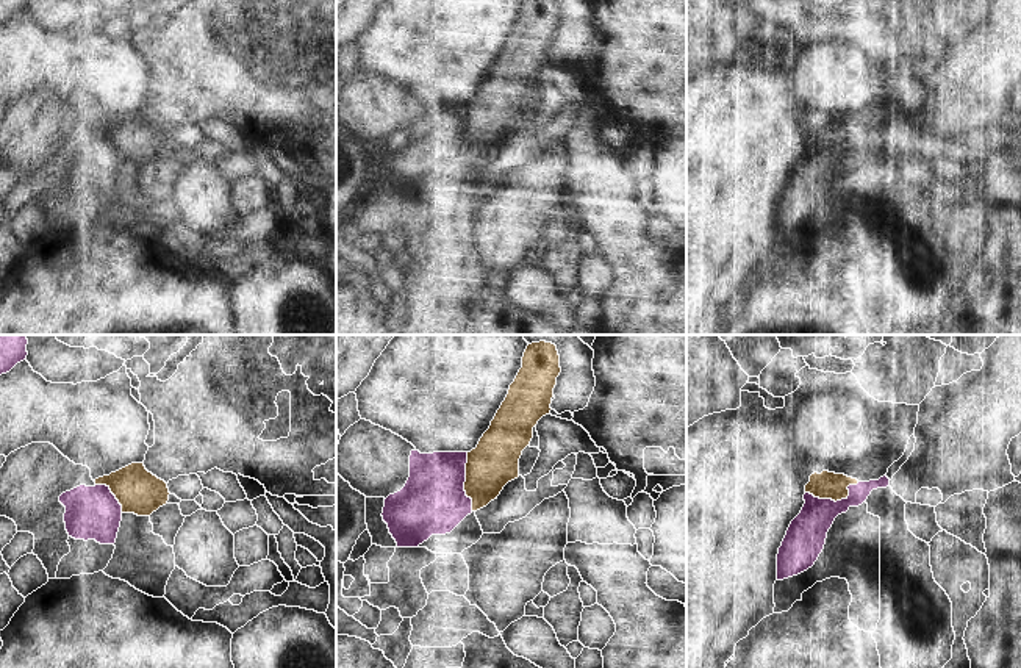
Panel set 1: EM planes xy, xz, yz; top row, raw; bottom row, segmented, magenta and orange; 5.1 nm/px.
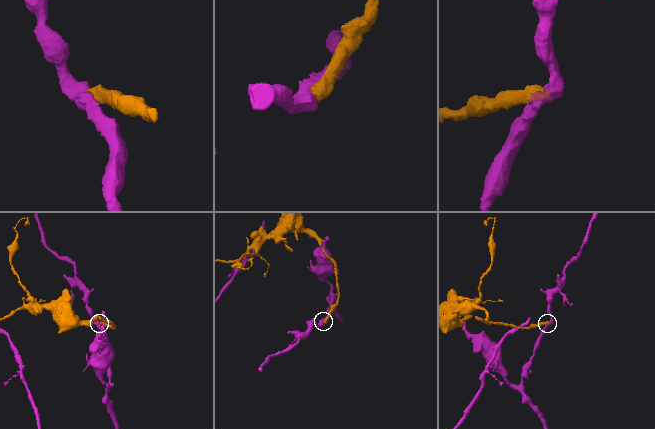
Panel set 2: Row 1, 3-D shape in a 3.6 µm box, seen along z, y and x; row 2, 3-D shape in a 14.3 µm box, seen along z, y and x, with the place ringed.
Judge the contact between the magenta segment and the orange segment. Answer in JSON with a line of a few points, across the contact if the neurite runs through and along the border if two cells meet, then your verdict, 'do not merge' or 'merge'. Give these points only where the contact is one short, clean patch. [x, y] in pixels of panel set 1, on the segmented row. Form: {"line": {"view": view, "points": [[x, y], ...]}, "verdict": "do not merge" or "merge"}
{"line": {"view": "yz", "points": [[859, 482], [835, 501], [806, 492]]}, "verdict": "do not merge"}

